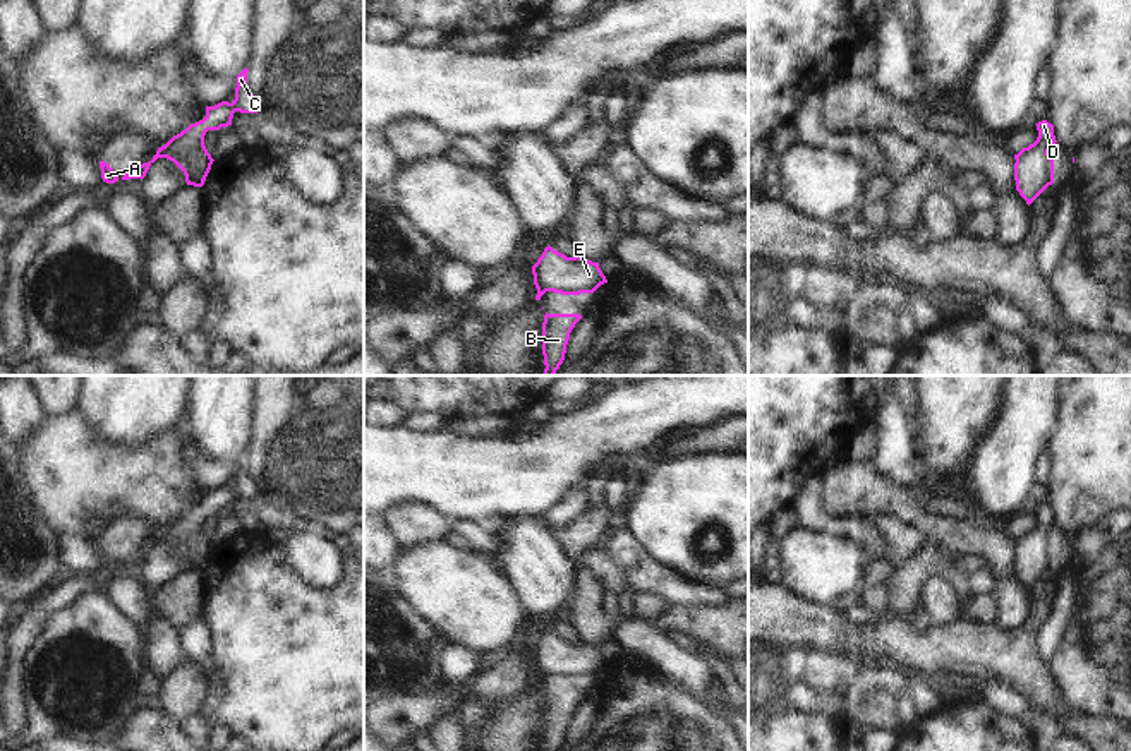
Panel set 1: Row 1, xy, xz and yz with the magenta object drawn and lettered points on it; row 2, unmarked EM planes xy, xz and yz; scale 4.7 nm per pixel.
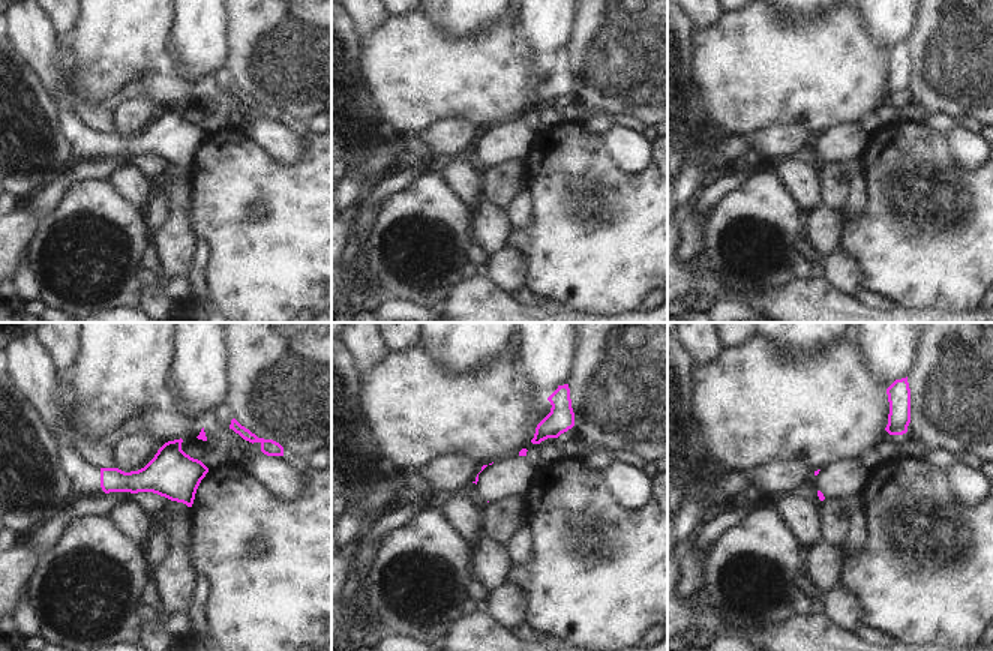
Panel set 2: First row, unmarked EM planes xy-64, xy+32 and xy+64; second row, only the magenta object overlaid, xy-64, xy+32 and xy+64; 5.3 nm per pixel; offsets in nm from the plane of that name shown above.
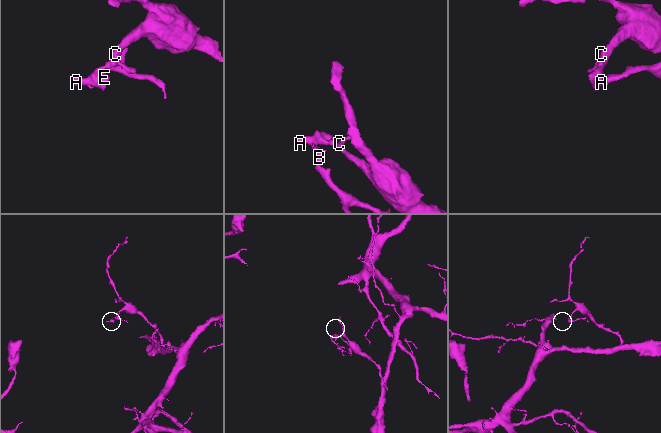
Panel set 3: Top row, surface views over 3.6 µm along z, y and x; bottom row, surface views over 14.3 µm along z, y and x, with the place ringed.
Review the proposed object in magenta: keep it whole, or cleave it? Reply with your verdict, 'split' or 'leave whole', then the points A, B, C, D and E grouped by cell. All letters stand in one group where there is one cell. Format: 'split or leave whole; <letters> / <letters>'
split; A C D E / B

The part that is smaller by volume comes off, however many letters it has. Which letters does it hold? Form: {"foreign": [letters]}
{"foreign": ["B"]}

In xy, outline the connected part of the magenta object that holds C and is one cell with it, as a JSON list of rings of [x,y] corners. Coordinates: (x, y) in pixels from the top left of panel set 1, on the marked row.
[[[244,69],[237,75],[235,99],[232,103],[221,101],[215,106],[206,106],[206,117],[203,120],[191,123],[185,130],[173,135],[165,146],[158,147],[156,153],[161,153],[161,158],[170,161],[173,161],[170,158],[172,154],[197,156],[197,170],[189,180],[185,178],[187,185],[203,187],[215,161],[204,146],[206,132],[232,125],[235,111],[257,113],[261,110],[256,96],[247,86],[247,72],[249,69]]]

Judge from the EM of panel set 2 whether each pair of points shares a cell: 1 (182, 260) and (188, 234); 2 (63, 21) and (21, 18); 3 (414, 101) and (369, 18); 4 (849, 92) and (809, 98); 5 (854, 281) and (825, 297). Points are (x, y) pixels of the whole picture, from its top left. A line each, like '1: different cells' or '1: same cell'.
1: same cell
2: different cells
3: different cells
4: same cell
5: different cells

